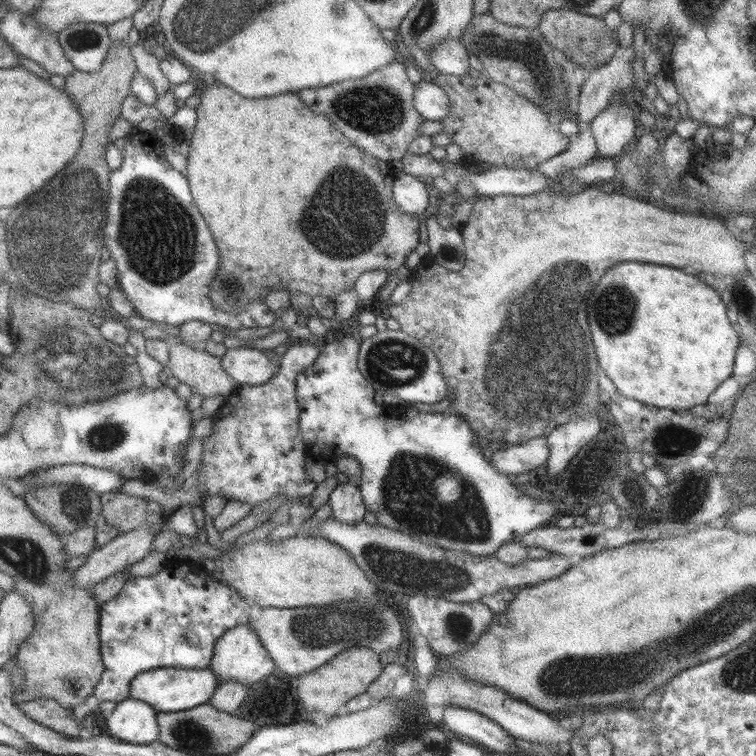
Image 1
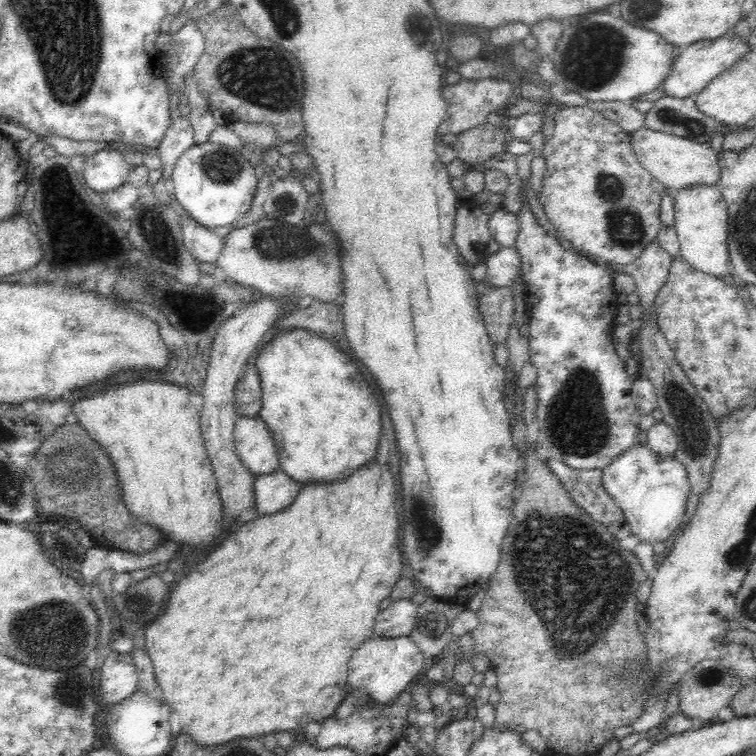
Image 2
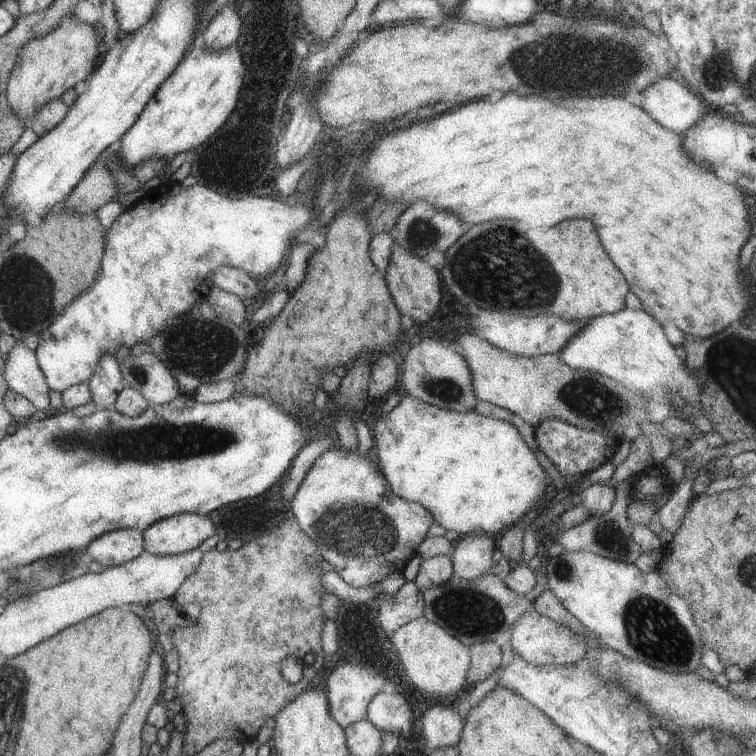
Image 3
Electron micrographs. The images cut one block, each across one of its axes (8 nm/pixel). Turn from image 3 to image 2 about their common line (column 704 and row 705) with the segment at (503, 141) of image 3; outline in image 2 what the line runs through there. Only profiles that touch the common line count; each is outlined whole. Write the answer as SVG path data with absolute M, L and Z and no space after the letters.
M368 462L356 472L340 480L320 482L312 480L301 485L300 492L290 506L274 514L251 516L237 529L228 532L227 538L207 558L198 564L182 580L174 583L167 602L158 616L146 628L146 648L154 662L157 686L163 692L167 711L176 712L182 724L181 733L186 732L200 747L218 746L232 741L232 738L252 738L262 734L274 734L303 727L307 722L321 722L338 708L344 698L344 688L348 686L348 662L355 650L374 635L376 617L380 614L380 604L392 596L396 583L409 574L405 558L400 558L400 548L394 542L398 536L398 484L390 472L390 466L380 462Z

